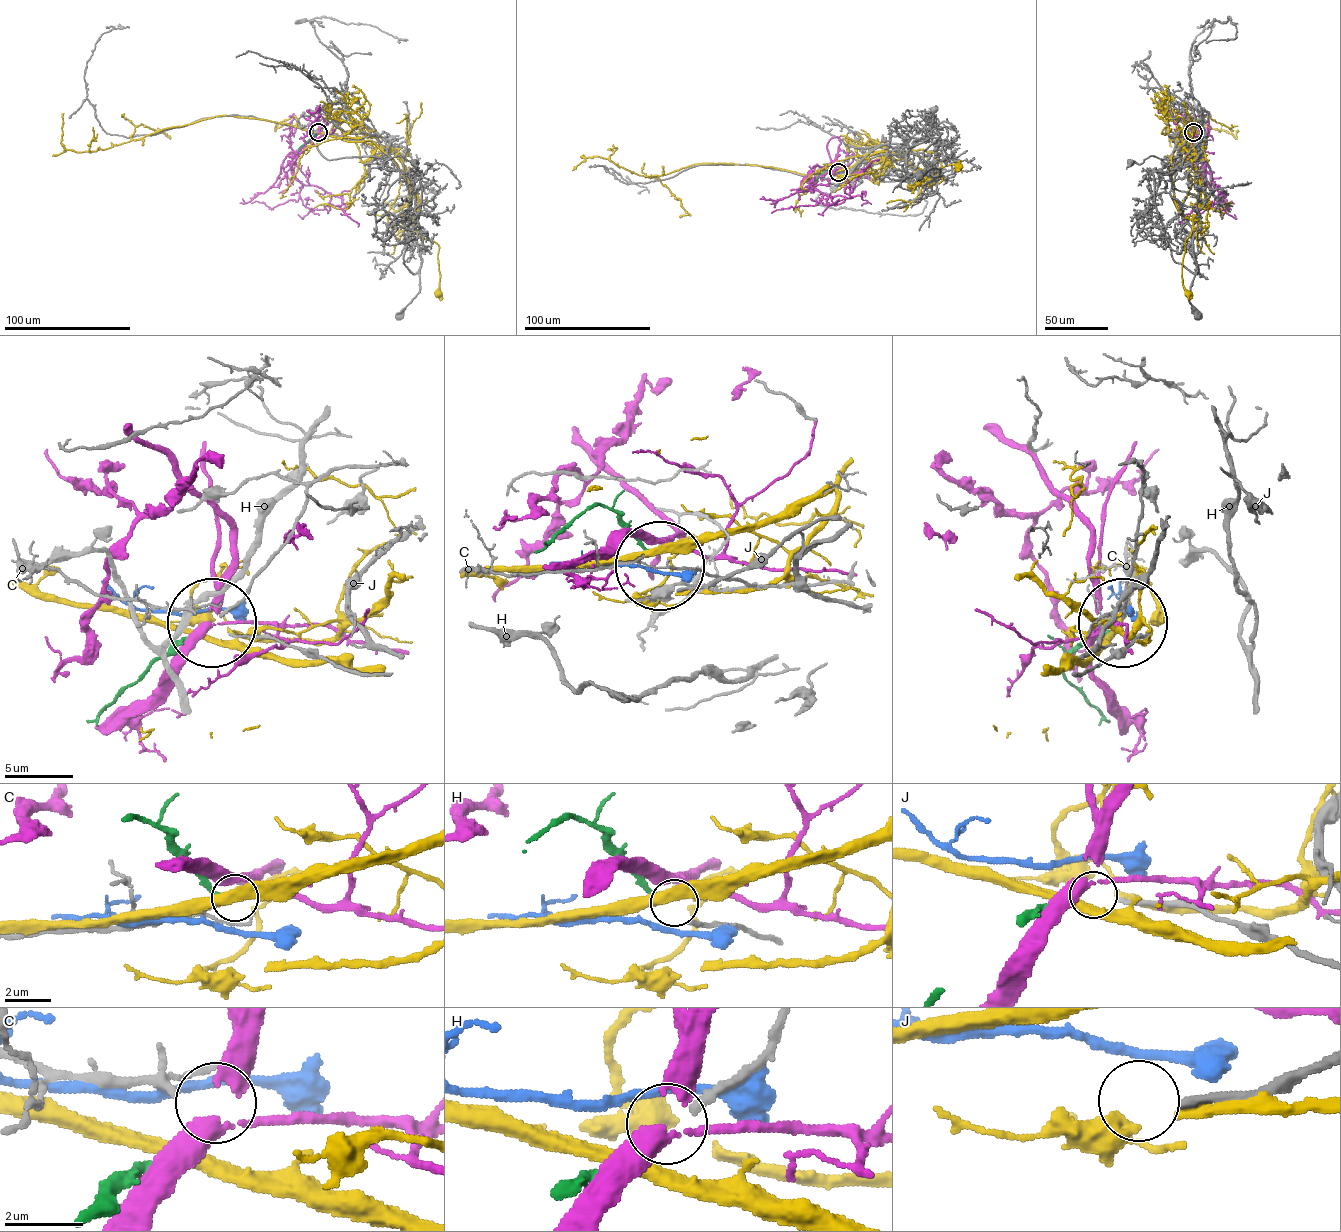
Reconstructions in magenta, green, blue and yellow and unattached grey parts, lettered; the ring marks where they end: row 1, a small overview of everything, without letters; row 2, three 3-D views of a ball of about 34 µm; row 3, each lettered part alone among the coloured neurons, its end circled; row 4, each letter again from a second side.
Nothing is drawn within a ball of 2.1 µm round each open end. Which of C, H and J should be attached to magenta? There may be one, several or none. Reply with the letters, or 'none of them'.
C

